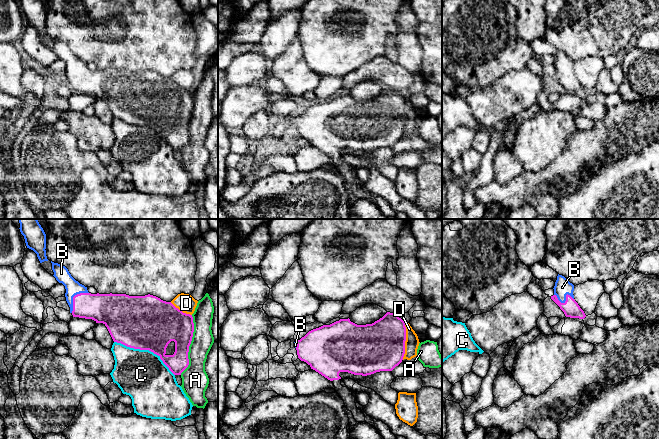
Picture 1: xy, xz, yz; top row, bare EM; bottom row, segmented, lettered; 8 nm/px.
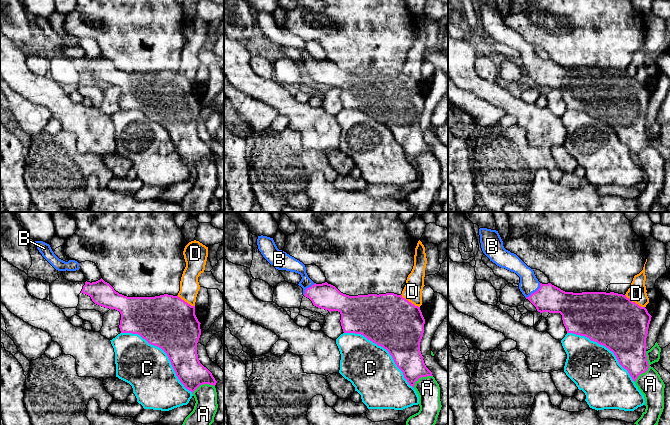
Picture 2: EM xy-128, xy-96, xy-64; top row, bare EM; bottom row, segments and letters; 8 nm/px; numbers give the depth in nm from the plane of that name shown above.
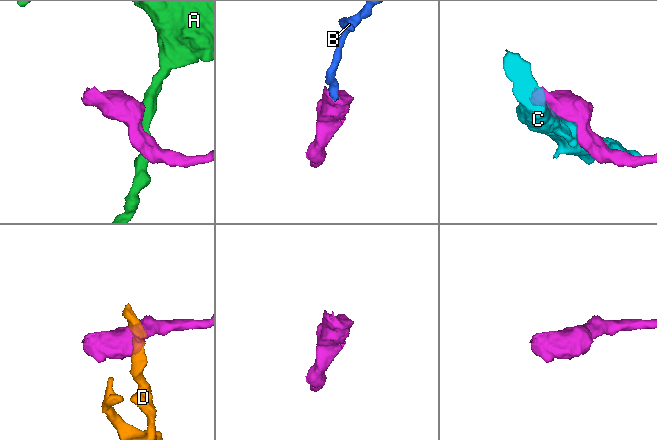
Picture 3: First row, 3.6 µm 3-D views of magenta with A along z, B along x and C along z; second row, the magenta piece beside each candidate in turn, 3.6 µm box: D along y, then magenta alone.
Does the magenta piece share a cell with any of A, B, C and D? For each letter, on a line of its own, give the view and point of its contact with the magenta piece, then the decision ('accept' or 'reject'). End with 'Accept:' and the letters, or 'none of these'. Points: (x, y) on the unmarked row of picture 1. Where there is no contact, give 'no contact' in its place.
A: meets magenta in xy at (189, 121); reject
B: meets magenta in xy at (73, 73); accept
C: meets magenta in xy at (146, 125); reject
D: meets magenta in xz at (405, 116); reject
Accept: B

